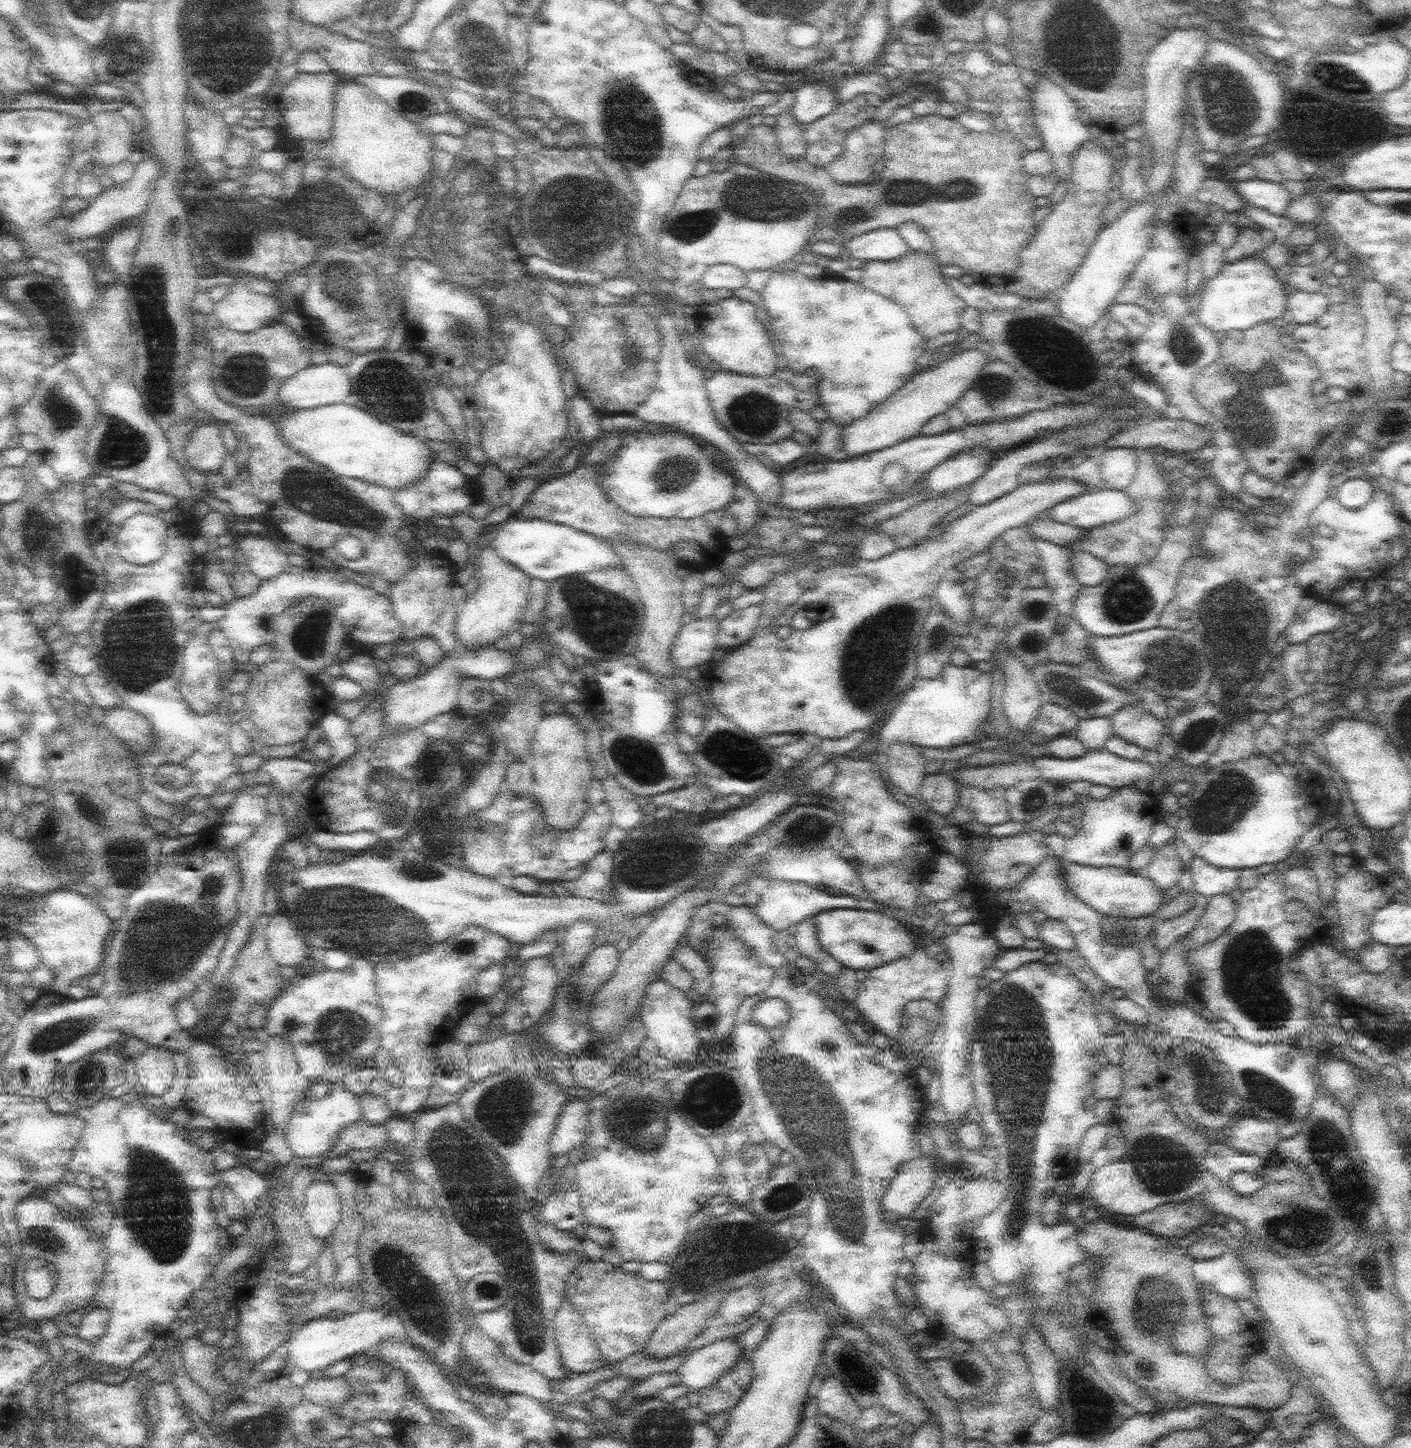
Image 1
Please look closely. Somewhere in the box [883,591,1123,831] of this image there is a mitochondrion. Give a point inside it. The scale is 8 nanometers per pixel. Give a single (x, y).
(1064, 684)

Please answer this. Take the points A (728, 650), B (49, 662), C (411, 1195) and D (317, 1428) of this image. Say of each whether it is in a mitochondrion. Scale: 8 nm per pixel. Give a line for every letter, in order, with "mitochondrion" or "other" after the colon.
A: other
B: other
C: other
D: mitochondrion

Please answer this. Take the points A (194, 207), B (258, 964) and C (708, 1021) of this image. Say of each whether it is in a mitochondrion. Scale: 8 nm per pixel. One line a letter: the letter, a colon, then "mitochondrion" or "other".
A: other
B: other
C: other

